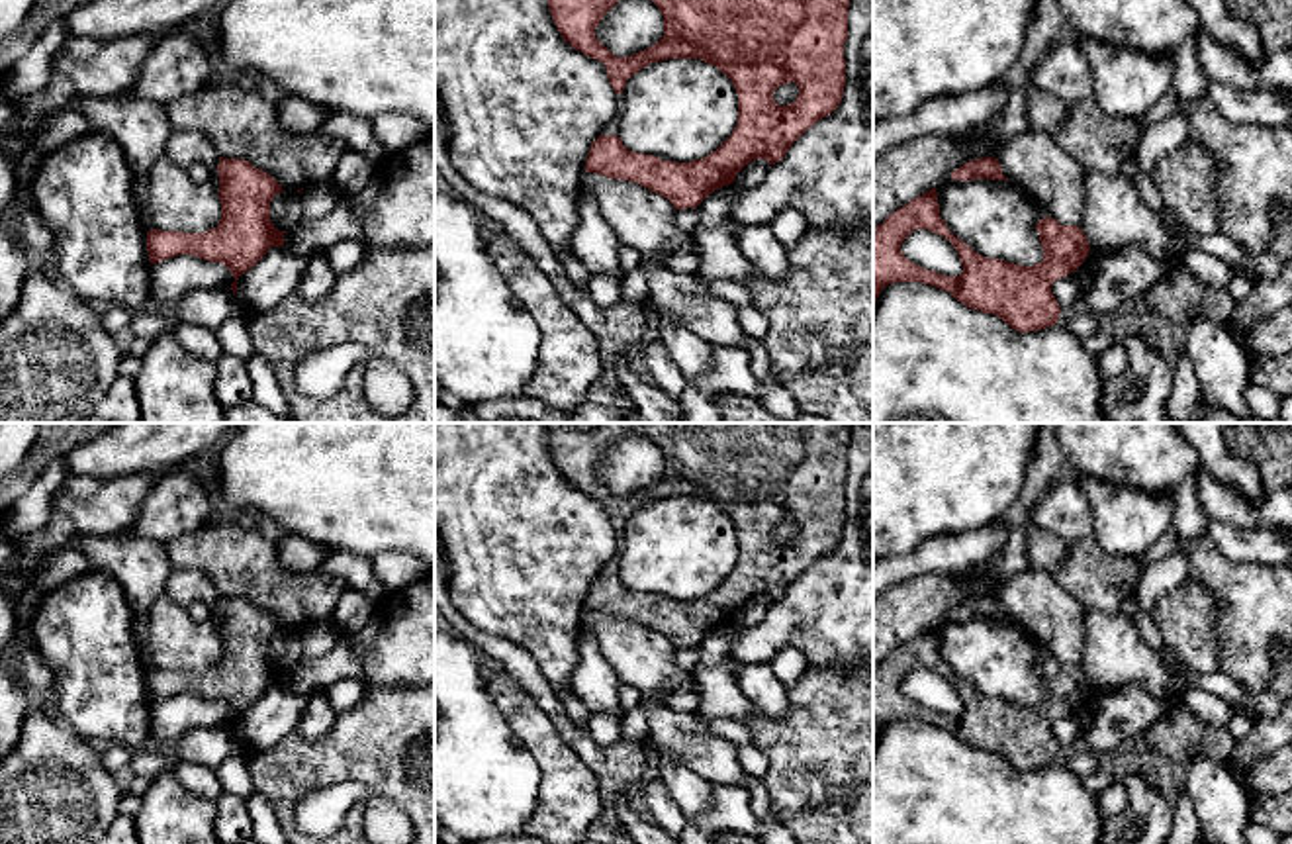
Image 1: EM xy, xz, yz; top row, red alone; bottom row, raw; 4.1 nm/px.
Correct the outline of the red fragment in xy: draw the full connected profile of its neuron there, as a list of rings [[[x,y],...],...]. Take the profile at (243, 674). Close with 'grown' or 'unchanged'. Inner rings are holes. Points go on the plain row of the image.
[[[223,597],[217,603],[221,658],[204,672],[147,670],[147,691],[151,703],[194,693],[204,699],[225,703],[235,721],[229,728],[237,732],[237,719],[253,707],[270,685],[284,685],[284,672],[270,660],[270,640],[284,631],[274,615],[253,605],[245,597]]] | unchanged

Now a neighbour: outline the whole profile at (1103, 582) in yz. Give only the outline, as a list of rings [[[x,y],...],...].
[[[1086,537],[1071,542],[1067,558],[1049,572],[1086,611],[1120,613],[1143,566],[1137,556],[1112,556]]]

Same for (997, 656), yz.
[[[946,619],[936,625],[949,672],[987,697],[1022,705],[1043,699],[1036,662],[1051,656],[1045,642],[1010,619]]]

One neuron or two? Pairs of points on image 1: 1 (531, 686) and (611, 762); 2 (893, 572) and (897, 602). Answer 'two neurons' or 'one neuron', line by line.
1: one neuron
2: two neurons

